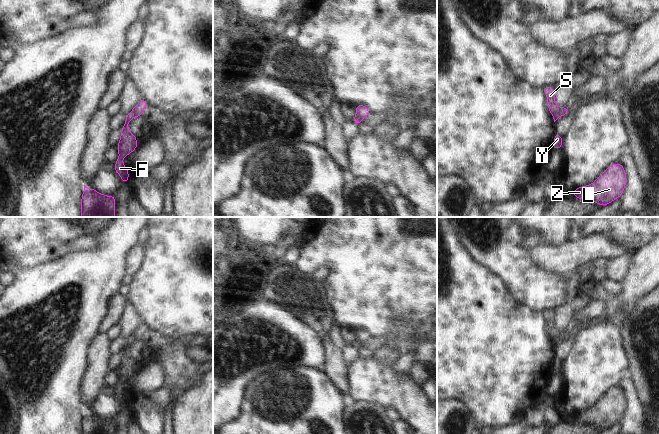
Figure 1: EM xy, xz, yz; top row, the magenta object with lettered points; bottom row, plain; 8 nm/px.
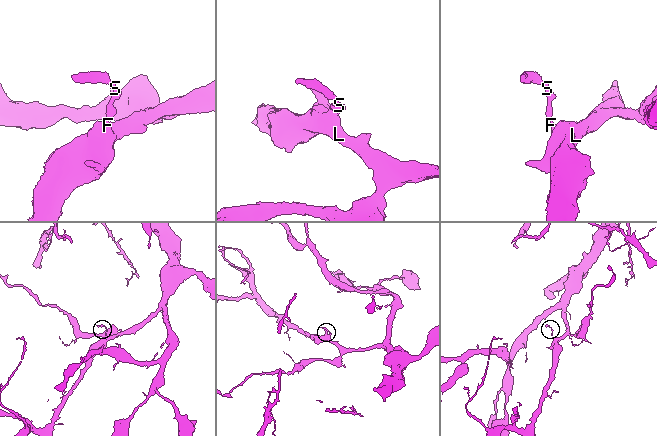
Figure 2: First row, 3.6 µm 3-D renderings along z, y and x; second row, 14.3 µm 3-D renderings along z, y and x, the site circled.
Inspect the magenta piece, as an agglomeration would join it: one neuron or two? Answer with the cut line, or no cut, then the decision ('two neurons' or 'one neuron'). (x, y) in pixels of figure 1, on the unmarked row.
yz (561, 332), (553, 340) | two neurons

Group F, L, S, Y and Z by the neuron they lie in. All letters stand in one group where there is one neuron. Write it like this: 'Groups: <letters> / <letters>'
Groups: F L Y Z / S.

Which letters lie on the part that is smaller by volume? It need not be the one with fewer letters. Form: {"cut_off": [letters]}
{"cut_off": ["S"]}

